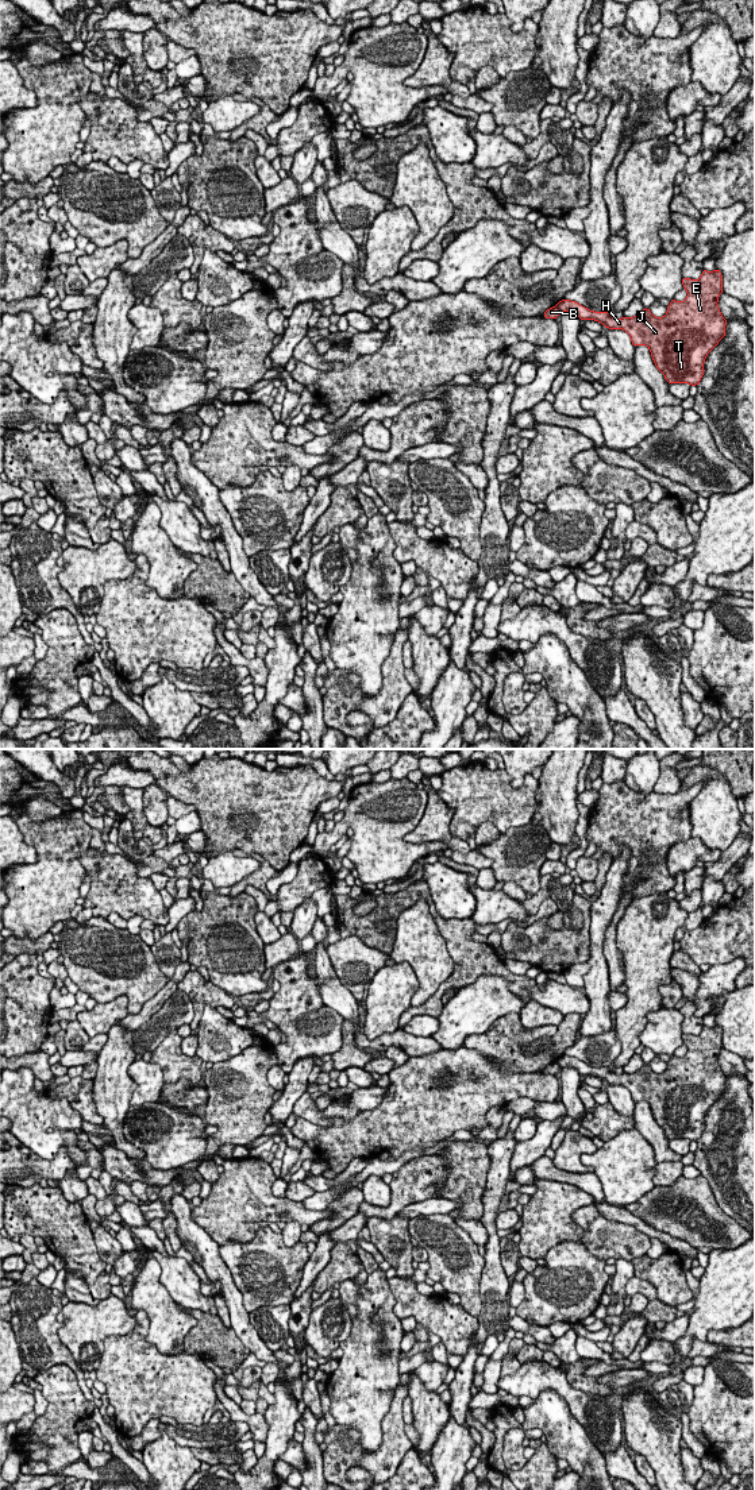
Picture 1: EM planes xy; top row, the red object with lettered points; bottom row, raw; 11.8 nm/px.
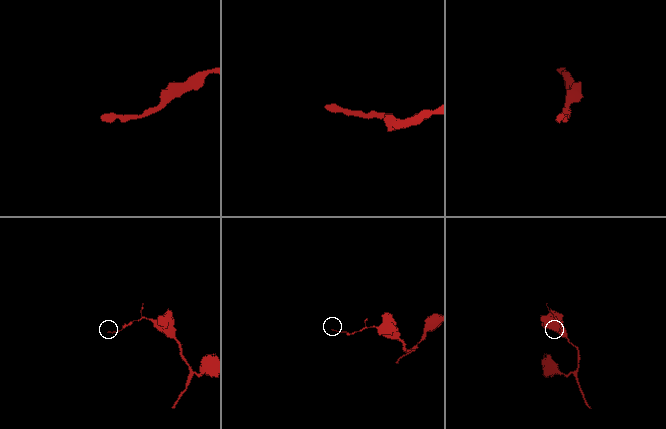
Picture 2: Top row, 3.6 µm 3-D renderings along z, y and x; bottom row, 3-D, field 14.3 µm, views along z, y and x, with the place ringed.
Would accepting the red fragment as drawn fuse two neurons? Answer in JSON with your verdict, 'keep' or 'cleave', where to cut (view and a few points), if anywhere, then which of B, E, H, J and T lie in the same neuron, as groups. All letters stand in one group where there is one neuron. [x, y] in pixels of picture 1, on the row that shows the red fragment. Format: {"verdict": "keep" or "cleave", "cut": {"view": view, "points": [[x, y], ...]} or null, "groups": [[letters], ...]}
{"verdict": "cleave", "cut": {"view": "xy", "points": [[557, 305], [561, 312]]}, "groups": [["B"], ["E", "H", "J", "T"]]}

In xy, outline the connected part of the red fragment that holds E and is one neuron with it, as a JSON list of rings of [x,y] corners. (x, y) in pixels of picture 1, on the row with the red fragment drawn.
[[[720,270],[706,271],[698,279],[682,278],[687,292],[685,301],[671,300],[663,317],[655,317],[644,308],[635,317],[616,319],[612,312],[593,312],[575,301],[563,298],[558,302],[559,312],[574,312],[581,320],[600,321],[609,329],[624,329],[635,347],[647,346],[652,360],[665,379],[671,383],[689,383],[697,386],[705,372],[704,362],[708,354],[725,336],[727,320],[723,317],[717,301],[723,293],[723,277]]]

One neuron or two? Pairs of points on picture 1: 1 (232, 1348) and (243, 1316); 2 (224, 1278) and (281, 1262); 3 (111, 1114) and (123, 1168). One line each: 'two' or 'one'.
1: two
2: two
3: two

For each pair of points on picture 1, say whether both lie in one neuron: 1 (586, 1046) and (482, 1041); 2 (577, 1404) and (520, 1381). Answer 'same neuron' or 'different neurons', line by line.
1: same neuron
2: same neuron

